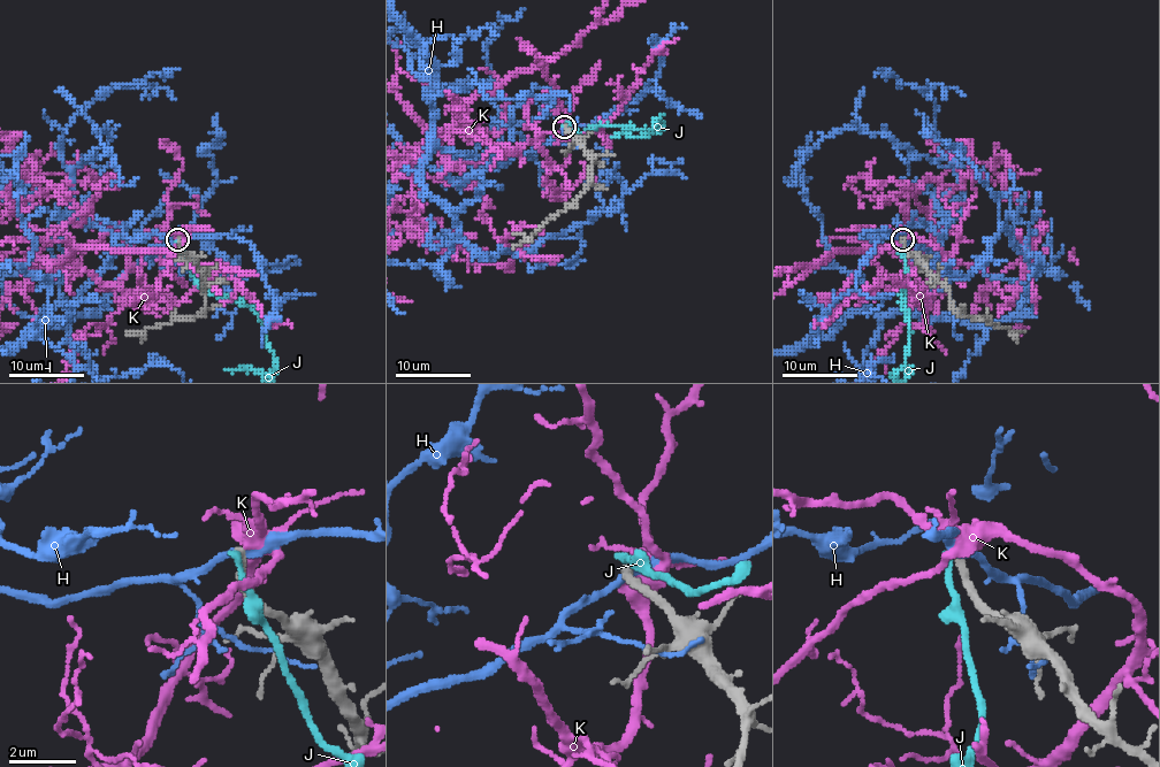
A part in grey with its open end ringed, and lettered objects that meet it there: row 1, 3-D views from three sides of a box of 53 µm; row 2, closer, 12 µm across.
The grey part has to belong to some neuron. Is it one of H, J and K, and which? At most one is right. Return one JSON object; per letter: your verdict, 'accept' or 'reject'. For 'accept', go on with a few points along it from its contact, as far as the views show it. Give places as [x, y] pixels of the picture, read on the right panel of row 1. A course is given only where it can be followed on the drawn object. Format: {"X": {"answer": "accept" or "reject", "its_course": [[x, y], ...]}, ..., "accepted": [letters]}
{"H": {"answer": "reject"}, "J": {"answer": "reject"}, "K": {"answer": "reject"}, "accepted": []}

